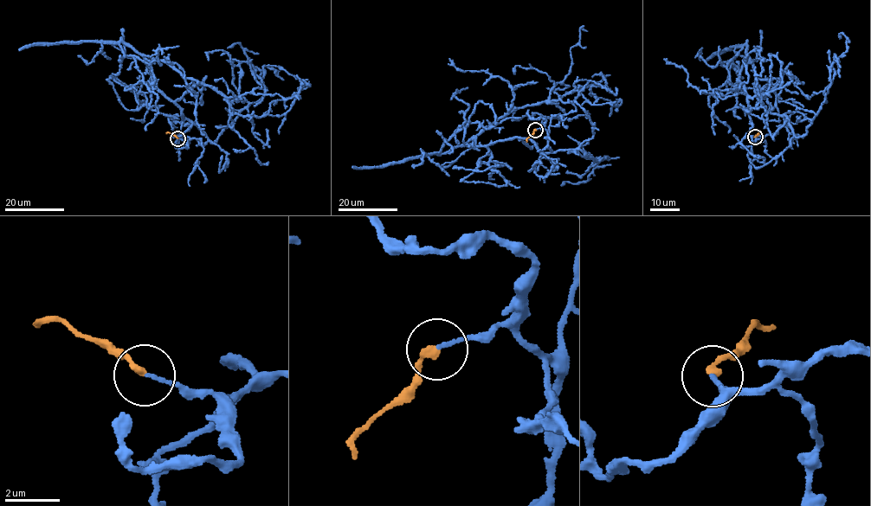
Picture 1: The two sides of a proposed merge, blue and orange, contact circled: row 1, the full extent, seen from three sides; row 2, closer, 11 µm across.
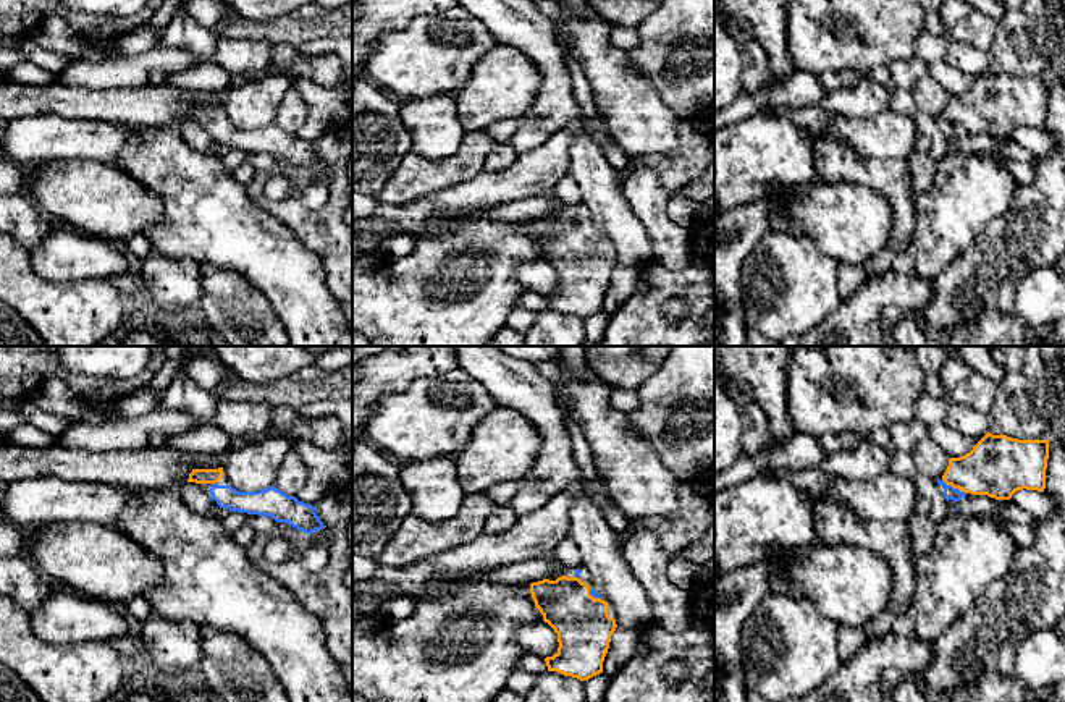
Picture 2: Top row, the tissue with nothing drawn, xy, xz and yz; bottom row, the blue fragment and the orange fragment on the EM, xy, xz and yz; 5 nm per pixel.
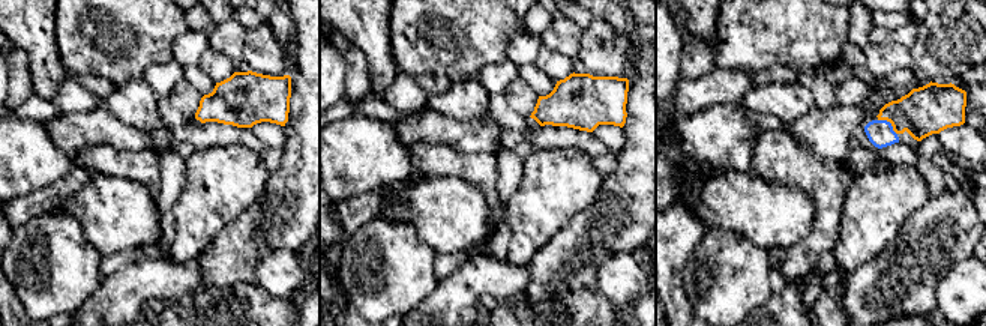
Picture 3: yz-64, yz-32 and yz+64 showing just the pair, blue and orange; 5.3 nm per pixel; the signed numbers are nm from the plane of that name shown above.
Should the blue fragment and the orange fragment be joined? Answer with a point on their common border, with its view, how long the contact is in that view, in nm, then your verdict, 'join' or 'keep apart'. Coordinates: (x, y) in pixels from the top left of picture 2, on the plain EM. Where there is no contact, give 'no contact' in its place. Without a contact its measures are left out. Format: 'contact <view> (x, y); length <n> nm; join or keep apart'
contact yz (951, 123); length 110 nm; join

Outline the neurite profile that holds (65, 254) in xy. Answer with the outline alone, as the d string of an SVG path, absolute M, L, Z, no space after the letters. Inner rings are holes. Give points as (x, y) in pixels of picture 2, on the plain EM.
M57 225L29 254L36 273L53 283L116 278L128 270L121 244Z

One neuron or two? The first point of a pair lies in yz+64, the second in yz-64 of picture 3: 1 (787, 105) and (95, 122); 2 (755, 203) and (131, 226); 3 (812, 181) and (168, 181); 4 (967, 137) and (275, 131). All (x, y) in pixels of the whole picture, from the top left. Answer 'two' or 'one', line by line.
1: two
2: one
3: two
4: one

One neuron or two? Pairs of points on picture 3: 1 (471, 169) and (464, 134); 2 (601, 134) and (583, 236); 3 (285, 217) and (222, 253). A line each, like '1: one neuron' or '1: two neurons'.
1: two neurons
2: two neurons
3: one neuron

